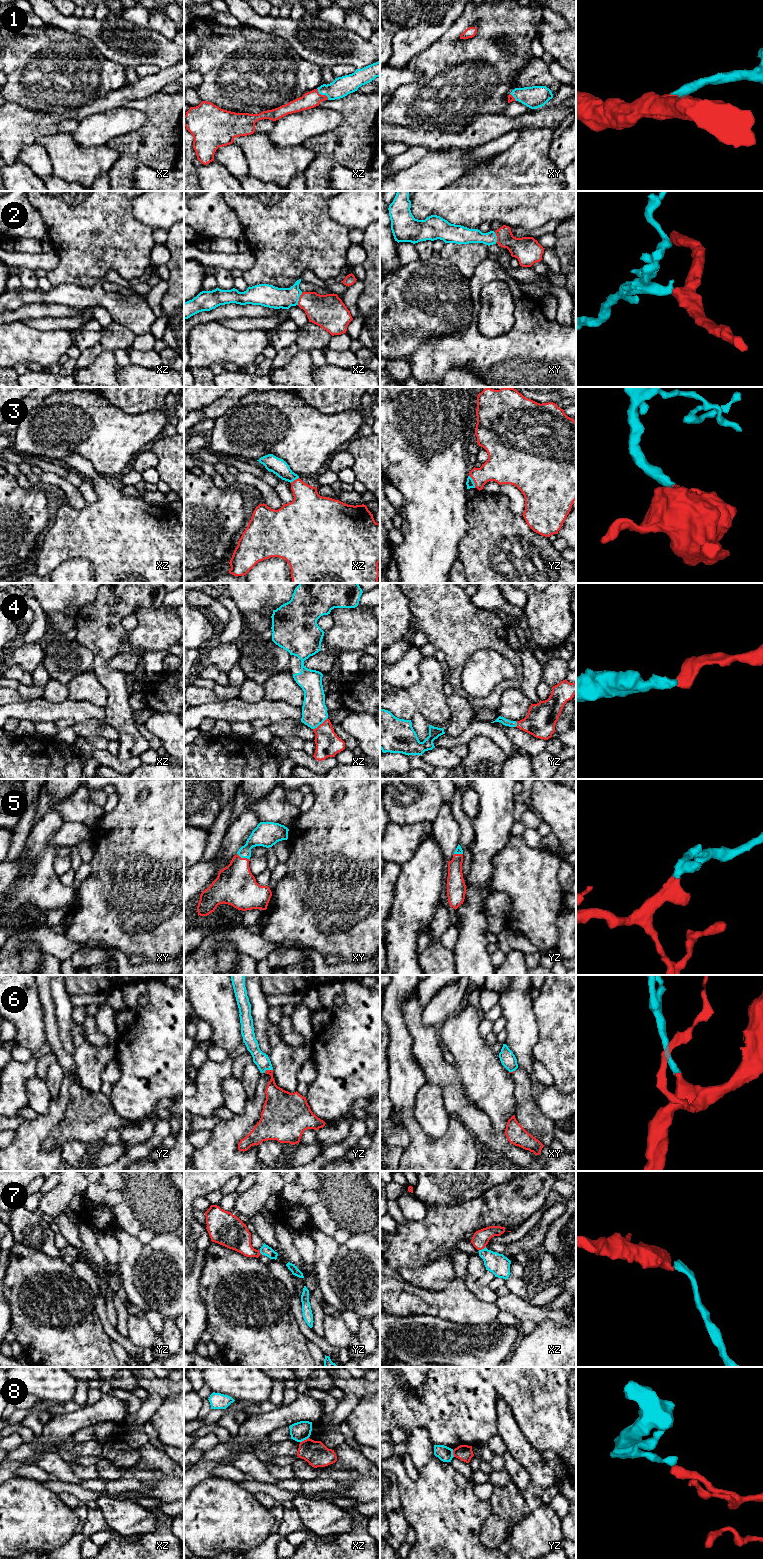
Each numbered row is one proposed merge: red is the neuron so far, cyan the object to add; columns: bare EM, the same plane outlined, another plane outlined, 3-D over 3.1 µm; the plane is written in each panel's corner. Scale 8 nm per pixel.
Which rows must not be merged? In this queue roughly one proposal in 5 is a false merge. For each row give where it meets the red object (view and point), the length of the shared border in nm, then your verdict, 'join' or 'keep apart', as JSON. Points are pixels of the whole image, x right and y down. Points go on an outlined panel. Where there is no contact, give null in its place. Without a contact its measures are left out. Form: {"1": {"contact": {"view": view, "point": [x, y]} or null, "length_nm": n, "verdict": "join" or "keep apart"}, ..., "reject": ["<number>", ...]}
{"1": {"contact": {"view": "xz", "point": [322, 95]}, "length_nm": 130, "verdict": "join"}, "2": {"contact": {"view": "xz", "point": [299, 298]}, "length_nm": 110, "verdict": "join"}, "3": {"contact": {"view": "yz", "point": [473, 480]}, "length_nm": 120, "verdict": "join"}, "4": {"contact": {"view": "xz", "point": [320, 724]}, "length_nm": 160, "verdict": "join"}, "5": {"contact": {"view": "xy", "point": [243, 858]}, "length_nm": 110, "verdict": "join"}, "6": {"contact": {"view": "yz", "point": [268, 1070]}, "length_nm": 80, "verdict": "join"}, "7": {"contact": {"view": "xz", "point": [482, 1248]}, "length_nm": 70, "verdict": "join"}, "8": {"contact": {"view": "xz", "point": [304, 1440]}, "length_nm": 80, "verdict": "keep apart"}, "reject": ["8"]}

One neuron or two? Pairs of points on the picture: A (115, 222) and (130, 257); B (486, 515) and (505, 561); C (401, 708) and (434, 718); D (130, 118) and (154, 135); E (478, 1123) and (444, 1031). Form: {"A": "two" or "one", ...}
{"A": "one", "B": "one", "C": "one", "D": "two", "E": "two"}

